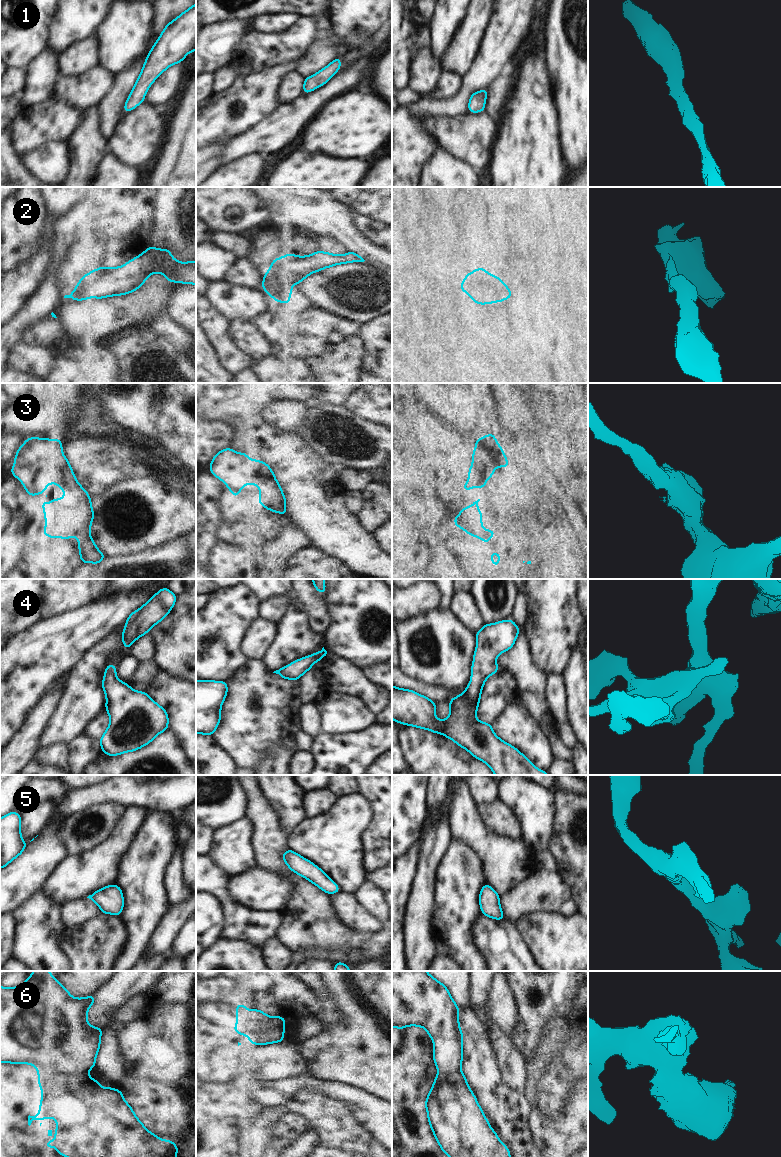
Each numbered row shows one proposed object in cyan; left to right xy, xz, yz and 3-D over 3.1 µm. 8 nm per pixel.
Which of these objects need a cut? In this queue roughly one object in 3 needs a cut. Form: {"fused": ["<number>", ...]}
{"fused": ["6"]}

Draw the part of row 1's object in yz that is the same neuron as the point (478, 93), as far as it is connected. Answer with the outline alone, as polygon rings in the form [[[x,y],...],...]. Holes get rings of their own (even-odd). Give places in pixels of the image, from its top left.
[[[488,88],[471,94],[468,104],[468,111],[471,113],[485,112],[485,102],[487,99]]]

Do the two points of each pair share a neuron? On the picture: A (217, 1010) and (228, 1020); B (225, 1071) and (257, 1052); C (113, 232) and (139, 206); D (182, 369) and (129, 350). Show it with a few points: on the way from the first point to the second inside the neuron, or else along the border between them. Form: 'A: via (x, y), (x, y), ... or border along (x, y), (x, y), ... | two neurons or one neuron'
A: via (220, 1013), (225, 1017) | one neuron
B: border along (238, 1046), (236, 1051), (236, 1076) | two neurons
C: via (119, 226), (133, 212) | one neuron
D: via (171, 356), (164, 349), (151, 348), (143, 350) | one neuron

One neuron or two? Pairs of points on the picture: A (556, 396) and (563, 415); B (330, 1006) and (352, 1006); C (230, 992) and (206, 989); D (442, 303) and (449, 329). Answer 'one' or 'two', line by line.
A: two
B: two
C: one
D: one

